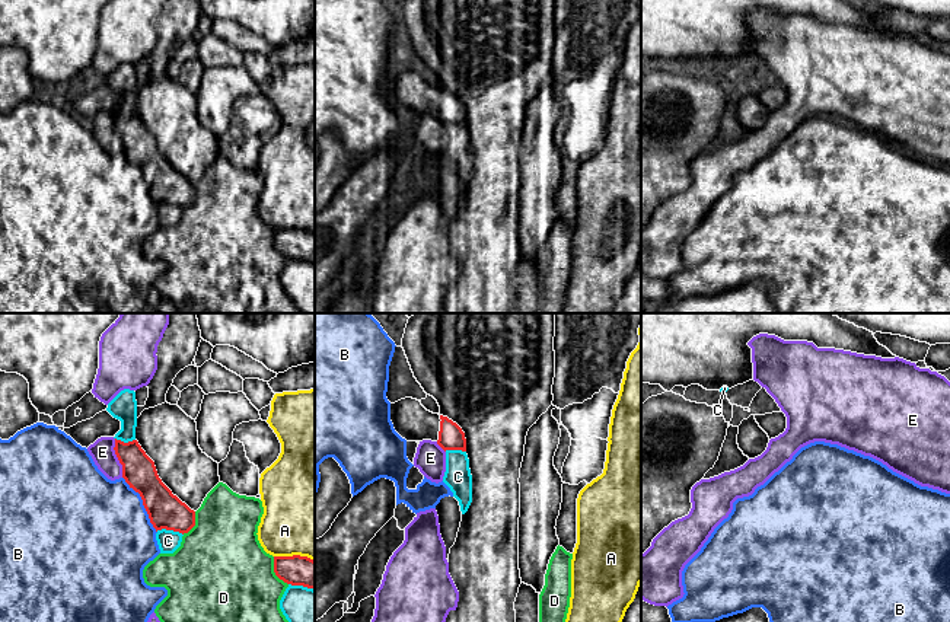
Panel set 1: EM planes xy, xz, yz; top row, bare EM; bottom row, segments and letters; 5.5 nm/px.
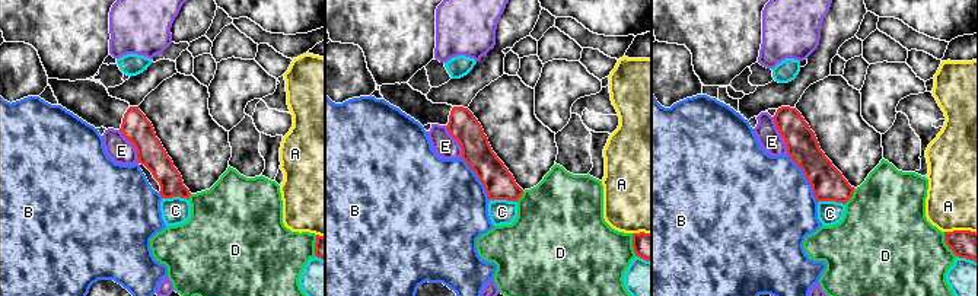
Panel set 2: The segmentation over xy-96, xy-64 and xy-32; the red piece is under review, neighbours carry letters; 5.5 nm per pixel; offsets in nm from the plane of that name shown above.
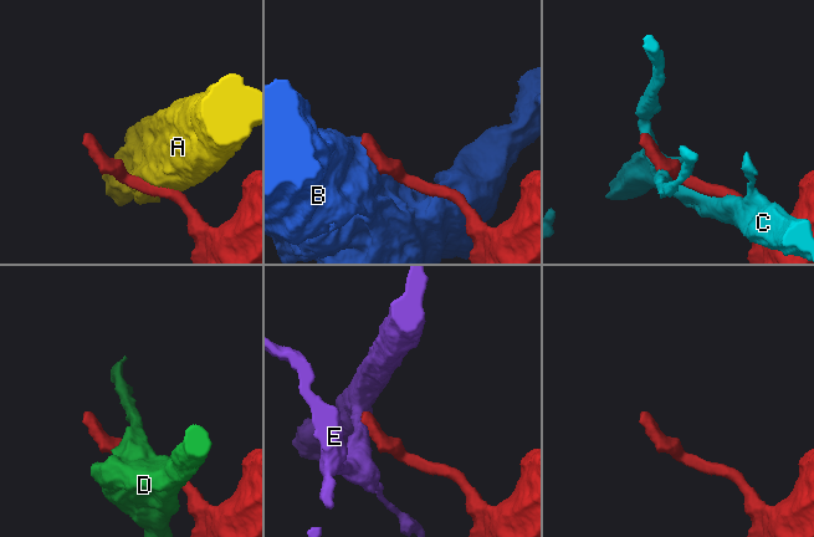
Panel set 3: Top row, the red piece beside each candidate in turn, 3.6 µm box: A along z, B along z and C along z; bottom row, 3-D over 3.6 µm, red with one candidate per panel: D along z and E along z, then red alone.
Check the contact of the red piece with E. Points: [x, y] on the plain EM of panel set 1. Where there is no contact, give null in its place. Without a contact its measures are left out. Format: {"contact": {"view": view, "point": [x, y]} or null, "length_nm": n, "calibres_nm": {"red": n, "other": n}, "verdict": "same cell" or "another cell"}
{"contact": {"view": "xy", "point": [117, 130]}, "length_nm": 220, "calibres_nm": {"red": 190, "other": 130}, "verdict": "another cell"}

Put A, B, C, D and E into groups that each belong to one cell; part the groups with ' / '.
A / B / C / D / E

